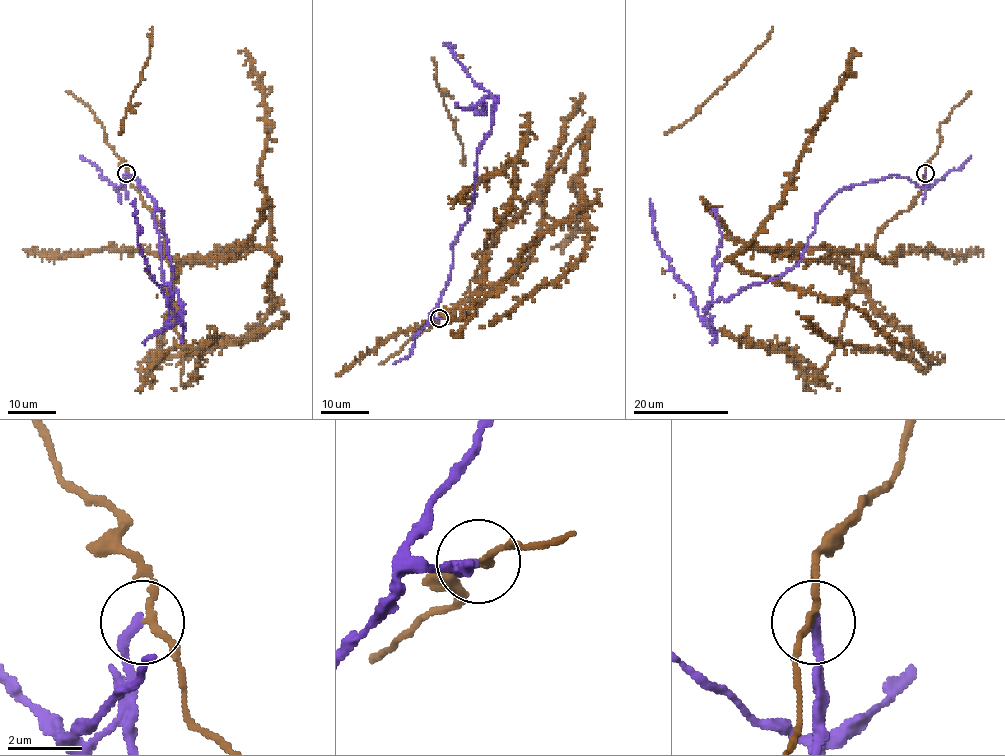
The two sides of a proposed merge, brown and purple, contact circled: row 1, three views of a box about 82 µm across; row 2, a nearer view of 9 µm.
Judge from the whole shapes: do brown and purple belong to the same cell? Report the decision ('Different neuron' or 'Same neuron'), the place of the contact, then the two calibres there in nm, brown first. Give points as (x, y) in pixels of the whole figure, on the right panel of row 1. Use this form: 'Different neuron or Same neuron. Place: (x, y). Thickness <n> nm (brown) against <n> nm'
Different neuron. Place: (925, 173). Thickness 160 nm (brown) against 280 nm

